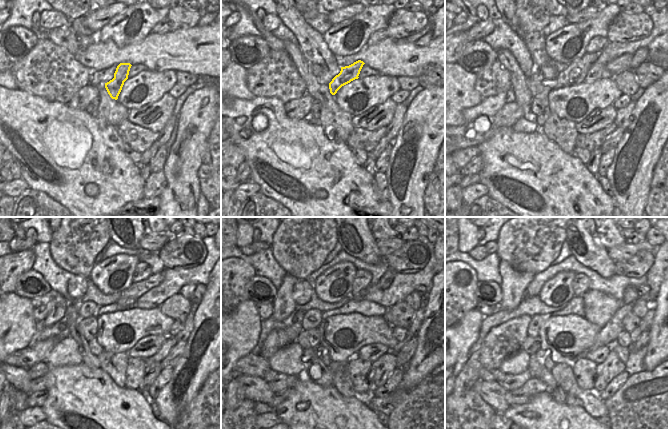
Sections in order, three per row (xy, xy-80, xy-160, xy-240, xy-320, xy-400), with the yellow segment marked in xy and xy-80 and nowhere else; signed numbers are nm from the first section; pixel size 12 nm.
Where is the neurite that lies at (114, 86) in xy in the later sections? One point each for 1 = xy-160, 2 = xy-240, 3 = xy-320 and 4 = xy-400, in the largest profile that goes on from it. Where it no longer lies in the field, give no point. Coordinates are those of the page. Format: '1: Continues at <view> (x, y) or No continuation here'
1: Continues at xy-160 (575, 73)
2: Continues at xy-240 (128, 297)
3: Continues at xy-320 (385, 281)
4: Continues at xy-400 (618, 269)

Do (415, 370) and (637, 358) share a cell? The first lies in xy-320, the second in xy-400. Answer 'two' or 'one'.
two

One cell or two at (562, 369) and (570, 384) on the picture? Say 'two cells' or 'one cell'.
one cell

